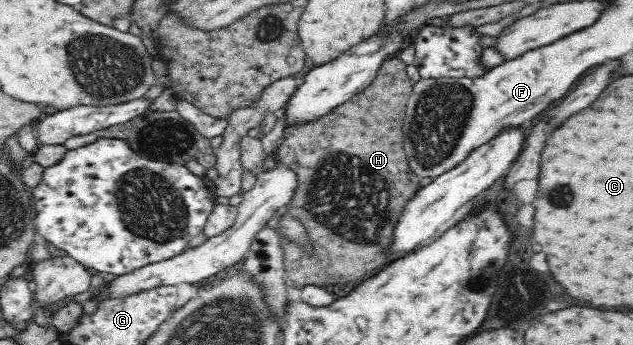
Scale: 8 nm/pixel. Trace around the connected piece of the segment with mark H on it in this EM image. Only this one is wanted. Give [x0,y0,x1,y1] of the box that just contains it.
[275,56,422,289]

